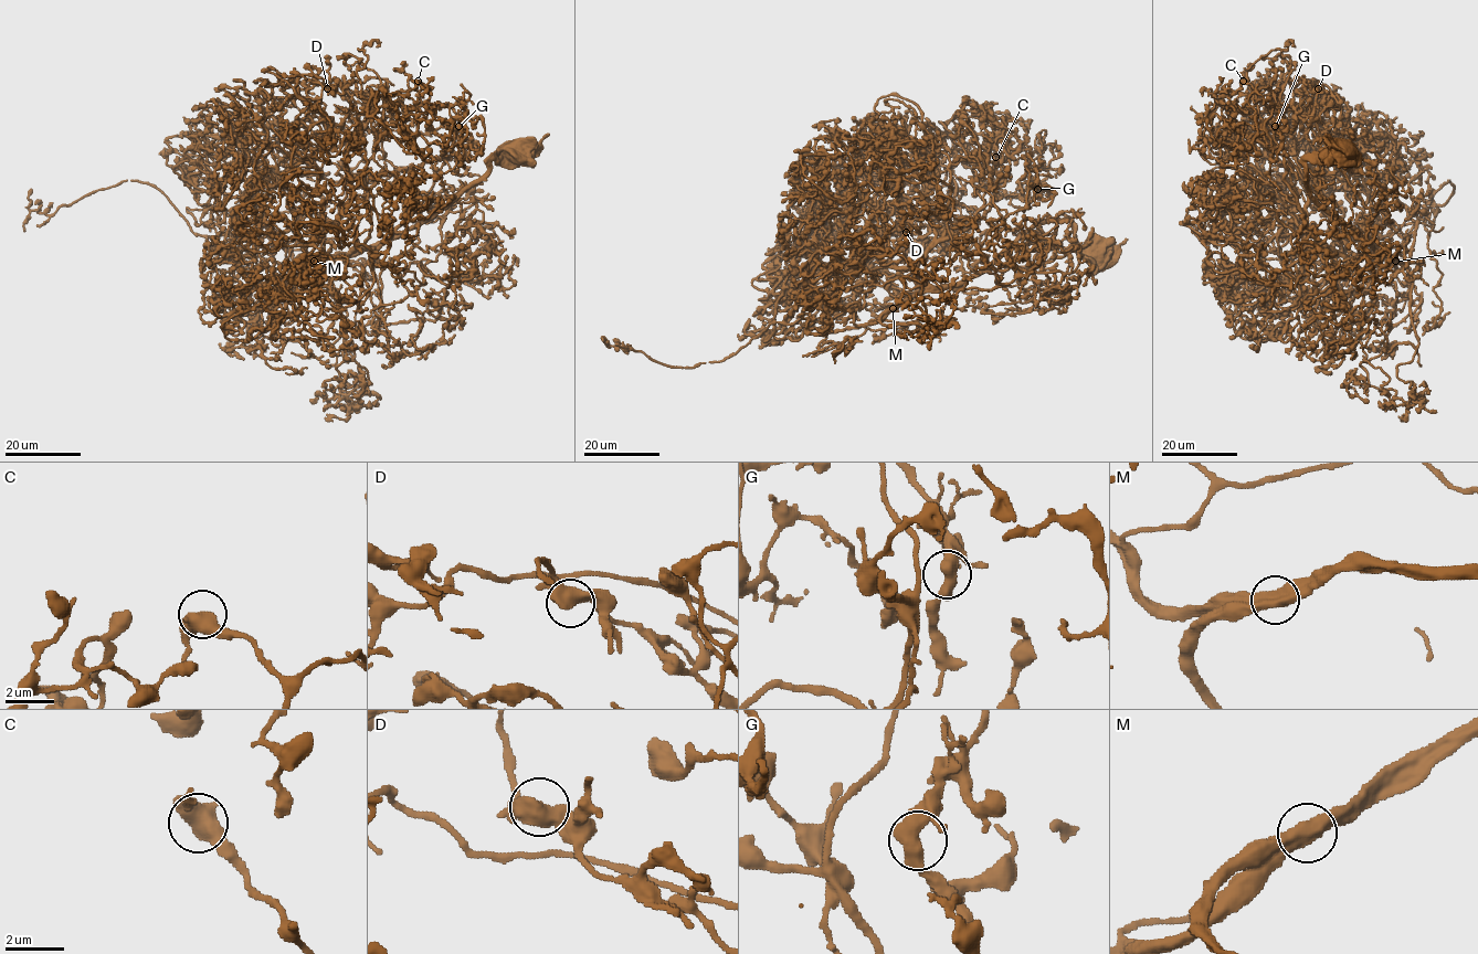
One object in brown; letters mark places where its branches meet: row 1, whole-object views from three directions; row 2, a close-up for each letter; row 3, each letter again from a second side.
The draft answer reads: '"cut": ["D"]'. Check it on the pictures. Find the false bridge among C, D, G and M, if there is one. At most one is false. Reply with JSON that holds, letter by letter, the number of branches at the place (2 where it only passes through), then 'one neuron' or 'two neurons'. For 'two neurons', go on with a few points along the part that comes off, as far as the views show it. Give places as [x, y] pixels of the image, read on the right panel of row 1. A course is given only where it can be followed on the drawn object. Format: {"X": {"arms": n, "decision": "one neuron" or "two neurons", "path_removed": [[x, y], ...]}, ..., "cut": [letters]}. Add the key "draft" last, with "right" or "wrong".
{"C": {"arms": 2, "decision": "one neuron"}, "D": {"arms": 2, "decision": "one neuron"}, "G": {"arms": 2, "decision": "one neuron"}, "M": {"arms": 2, "decision": "one neuron"}, "cut": [], "draft": "wrong"}

